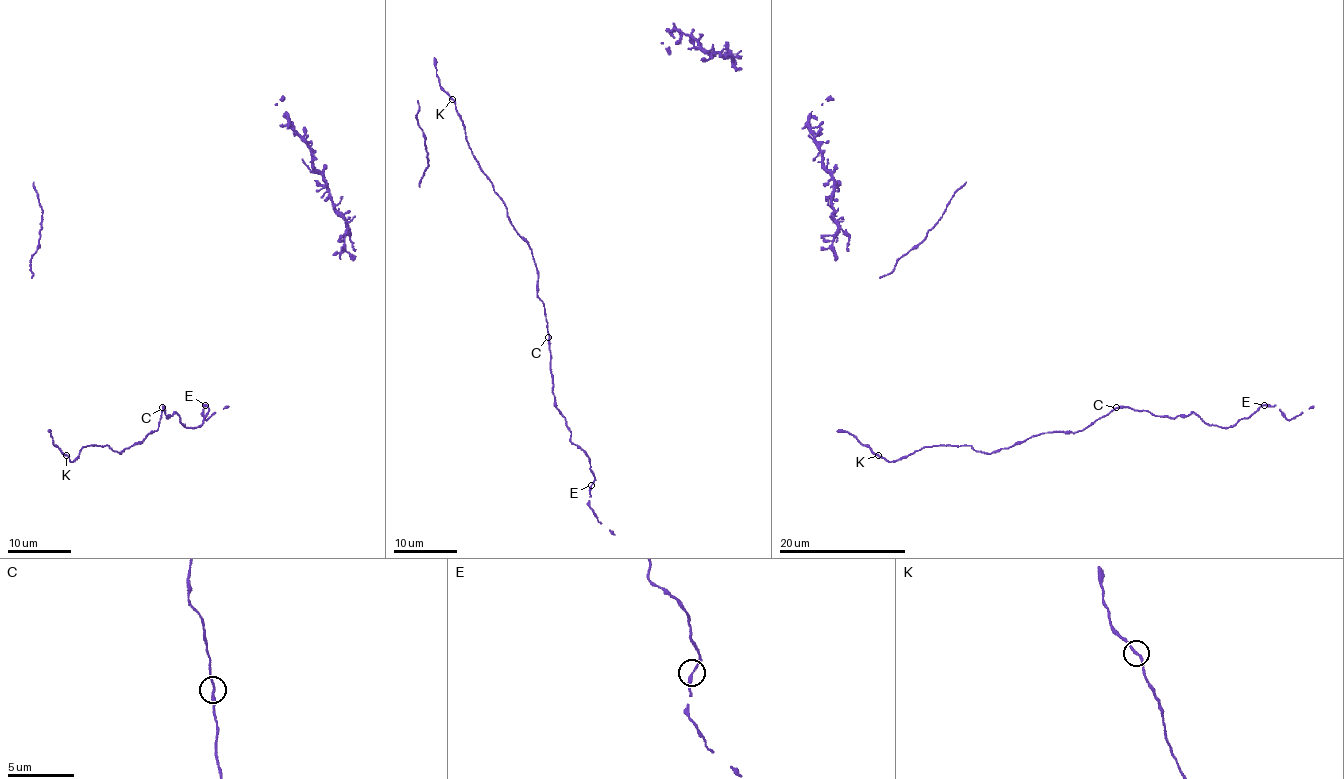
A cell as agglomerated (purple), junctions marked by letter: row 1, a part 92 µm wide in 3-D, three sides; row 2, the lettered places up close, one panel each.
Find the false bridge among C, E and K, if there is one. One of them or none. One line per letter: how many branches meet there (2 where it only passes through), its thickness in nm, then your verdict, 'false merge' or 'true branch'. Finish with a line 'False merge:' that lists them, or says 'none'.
C: branches 2; calibre 220 nm; true branch
E: branches 2; calibre 200 nm; true branch
K: branches 2; calibre 190 nm; true branch
False merge: none

